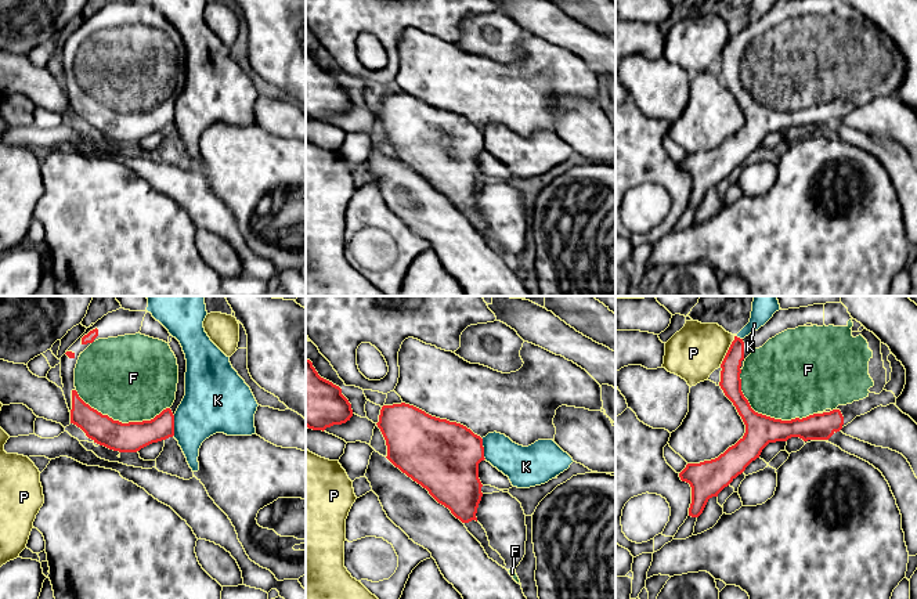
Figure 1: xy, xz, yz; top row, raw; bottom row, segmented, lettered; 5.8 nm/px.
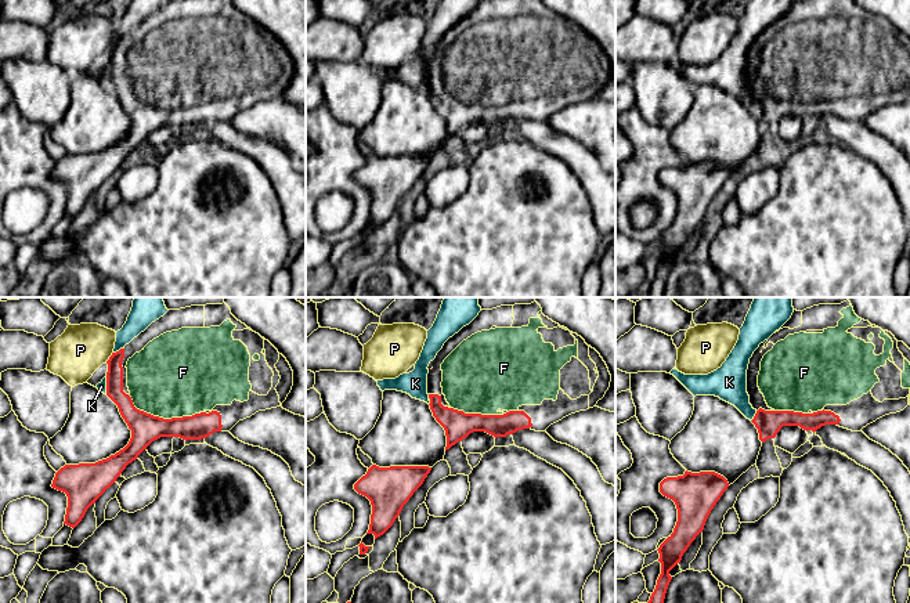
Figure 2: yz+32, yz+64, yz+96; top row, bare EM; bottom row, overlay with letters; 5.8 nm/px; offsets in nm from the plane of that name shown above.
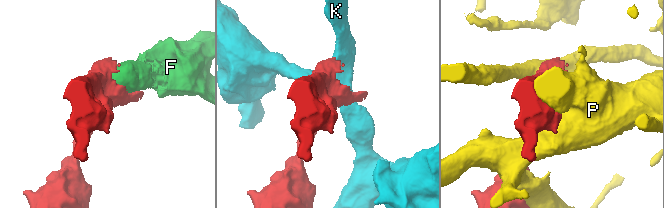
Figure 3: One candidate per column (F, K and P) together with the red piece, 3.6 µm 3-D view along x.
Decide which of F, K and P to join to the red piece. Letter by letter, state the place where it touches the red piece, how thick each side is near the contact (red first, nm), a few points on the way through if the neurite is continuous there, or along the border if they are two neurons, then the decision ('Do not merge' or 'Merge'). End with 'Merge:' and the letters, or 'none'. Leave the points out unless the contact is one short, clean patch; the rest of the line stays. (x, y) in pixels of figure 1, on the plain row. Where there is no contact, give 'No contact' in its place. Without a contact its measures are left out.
F: Touches red at yz (765, 105). Thickness 180 nm (red) against 460 nm. Merge
K: Touches red at xy (173, 116). Thickness 170 nm (red) against 320 nm. Do not merge
P: Touches red at yz (728, 42). Thickness 120 nm (red) against 320 nm. Do not merge
Merge: F

